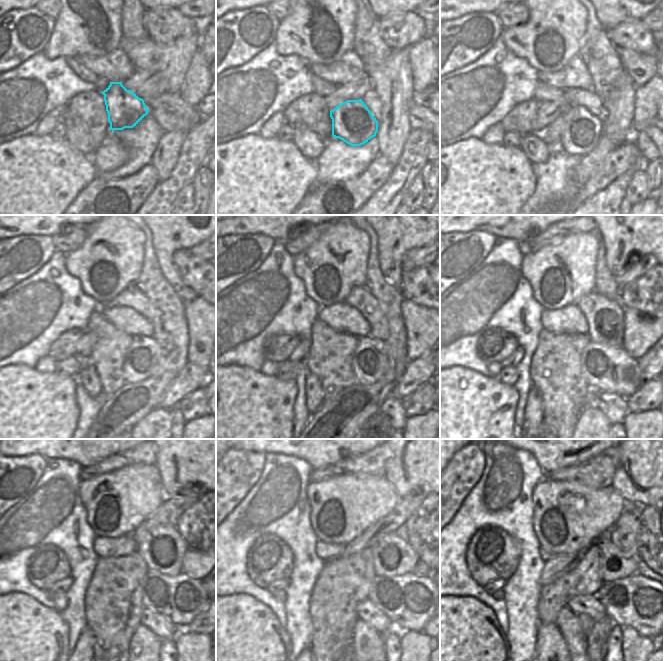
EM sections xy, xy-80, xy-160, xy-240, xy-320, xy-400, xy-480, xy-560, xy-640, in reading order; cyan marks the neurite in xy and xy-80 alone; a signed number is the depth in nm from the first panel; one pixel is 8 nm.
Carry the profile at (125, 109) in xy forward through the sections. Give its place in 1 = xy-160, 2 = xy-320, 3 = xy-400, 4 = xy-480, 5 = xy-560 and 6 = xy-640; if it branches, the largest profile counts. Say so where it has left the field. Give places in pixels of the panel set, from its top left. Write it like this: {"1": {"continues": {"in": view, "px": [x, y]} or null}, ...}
{"1": {"continues": {"in": "xy-160", "px": [583, 130]}}, "2": {"continues": {"in": "xy-320", "px": [372, 360]}}, "3": {"continues": {"in": "xy-400", "px": [606, 369]}}, "4": {"continues": {"in": "xy-480", "px": [180, 598]}}, "5": {"continues": {"in": "xy-560", "px": [409, 601]}}, "6": {"continues": {"in": "xy-640", "px": [637, 601]}}}

